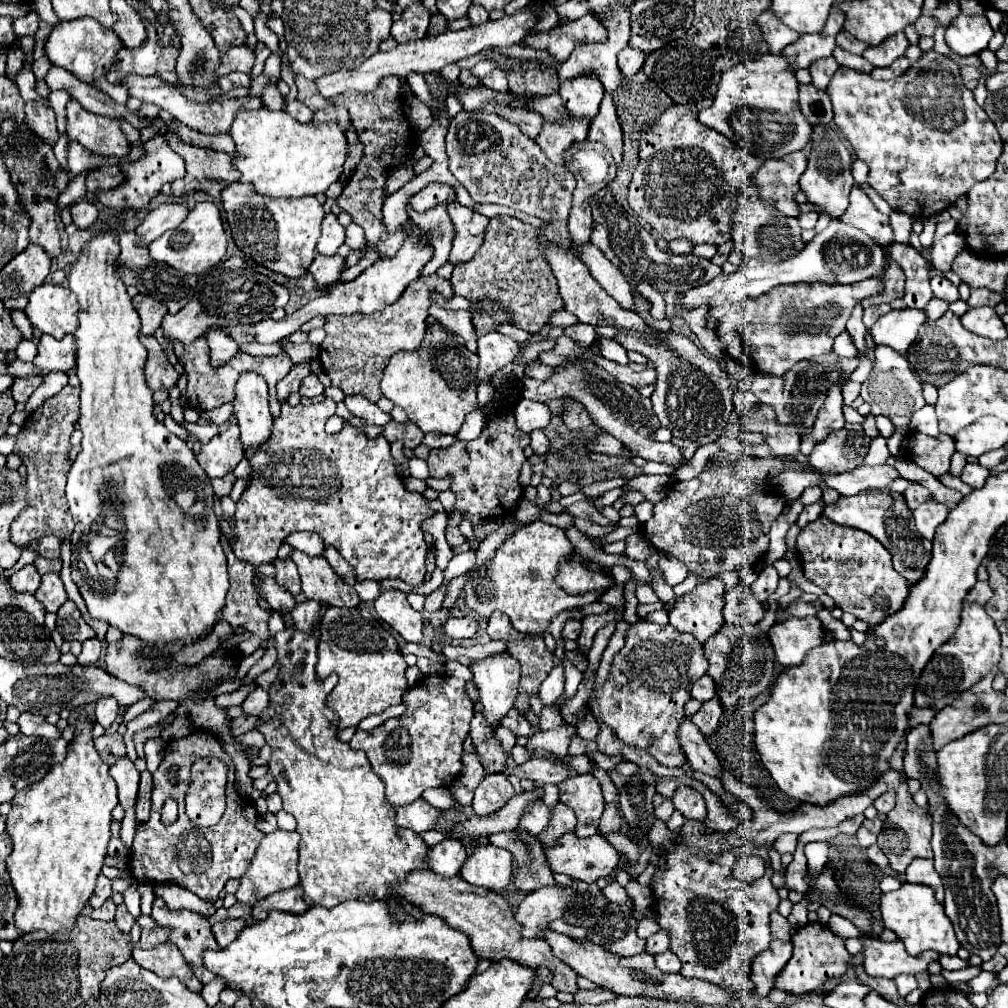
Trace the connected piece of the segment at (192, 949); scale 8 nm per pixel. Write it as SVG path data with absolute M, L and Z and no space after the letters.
M157 896L153 901L151 917L160 927L170 930L168 942L178 946L196 978L204 984L212 982L214 974L210 974L206 966L202 966L202 950L218 950L210 922L190 910L170 911L164 900Z

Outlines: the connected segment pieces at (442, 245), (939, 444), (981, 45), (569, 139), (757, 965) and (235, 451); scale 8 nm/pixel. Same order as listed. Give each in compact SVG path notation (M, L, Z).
M442 202L424 214L416 214L414 210L410 210L410 206L406 206L410 220L430 236L430 244L434 246L434 256L424 266L422 276L434 274L442 264L448 262L448 254L452 248L452 222L446 212L446 206L448 206L448 202Z
M912 432L906 446L906 456L932 474L944 474L950 468L950 458L954 452L954 440L946 434L932 438L920 432Z
M960 14L946 28L946 44L958 56L972 56L986 50L992 36L994 30L984 14L982 16Z
M568 116L563 122L544 122L540 134L534 138L550 158L554 158L554 150L550 146L556 146L556 162L564 162L564 152L570 148L570 144L581 142L587 138L590 128L590 118L576 118Z
M772 940L770 946L752 960L752 980L756 984L754 996L764 998L774 988L774 978L782 972L792 956L790 940Z
M238 424L230 426L226 432L214 436L208 444L200 448L196 454L198 464L210 478L222 478L232 472L238 462L244 458L244 446L240 442Z

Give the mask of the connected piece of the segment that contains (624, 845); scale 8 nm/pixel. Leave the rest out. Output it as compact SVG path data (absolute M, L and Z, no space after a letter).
M614 832L614 834L602 834L620 854L624 854L628 860L630 860L630 866L638 860L638 856L640 856L640 852L638 852L638 848L634 846L634 842L630 842L630 838L626 836L626 834L622 834L622 832Z

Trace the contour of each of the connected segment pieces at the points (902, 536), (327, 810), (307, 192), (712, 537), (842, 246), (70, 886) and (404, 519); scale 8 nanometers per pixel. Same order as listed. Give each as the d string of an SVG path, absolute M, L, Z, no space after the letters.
M868 490L856 496L842 496L836 504L828 504L824 508L824 516L834 520L836 524L850 526L864 530L872 534L884 548L892 554L892 562L896 572L900 572L904 578L908 578L908 584L914 586L914 582L922 580L922 572L926 570L932 554L932 542L922 538L914 526L914 518L910 508L906 506L906 500L902 494L894 494L890 490Z
M290 626L274 636L274 648L278 652L280 672L268 688L270 704L258 716L256 730L264 734L266 744L272 748L272 756L266 766L278 784L282 806L298 822L296 832L302 838L298 846L298 872L300 886L304 888L304 898L310 906L324 908L332 908L344 900L390 900L396 916L400 920L406 920L408 914L396 906L398 898L390 890L398 886L398 882L402 882L410 870L426 868L424 858L430 848L418 834L394 826L396 812L388 804L384 796L384 782L372 772L366 754L352 750L350 744L338 740L338 716L326 706L326 696L336 686L338 676L330 674L326 680L320 680L316 676L318 640L312 634L300 632Z
M268 108L240 110L234 118L228 134L236 142L238 156L236 158L232 156L232 160L234 160L234 166L242 172L240 182L254 184L256 192L268 194L270 198L302 198L302 196L316 196L320 192L326 192L328 186L340 178L344 160L348 156L346 134L336 122L324 122L320 126L314 126L312 122L302 124L302 122L290 118L290 114L286 114L284 110L280 110L280 112L274 112Z
M718 466L704 470L690 482L674 482L668 490L668 496L654 506L654 516L642 524L642 534L652 542L654 548L682 560L690 572L700 578L714 578L724 570L740 570L742 566L756 564L768 550L768 532L770 524L784 510L784 498L770 490L748 488L744 480L738 480L732 474L730 466Z
M840 220L830 222L826 230L816 234L812 242L808 242L800 254L790 256L788 260L782 260L778 264L772 262L758 262L758 260L748 260L742 262L740 270L734 274L720 274L712 282L696 286L682 294L682 306L686 310L696 308L696 306L722 306L730 302L742 302L746 298L756 298L770 288L778 284L794 284L794 282L840 282L840 284L854 284L862 282L866 278L876 278L878 274L884 272L888 264L886 250L878 246L868 234L862 234L862 230L856 230Z
M80 714L74 722L74 738L68 746L66 760L54 766L42 780L26 786L12 798L12 810L8 814L8 832L12 836L14 850L8 858L8 874L16 888L20 906L16 910L16 928L26 934L34 930L60 932L70 930L76 922L76 916L88 904L88 898L94 892L96 876L104 866L106 846L110 840L110 822L112 810L118 804L116 782L108 774L108 764L98 756L92 742L94 722Z
M330 398L320 404L290 406L282 404L282 414L274 418L272 436L266 444L246 450L250 462L248 486L230 516L220 516L220 532L226 536L236 558L250 562L254 568L272 562L284 538L292 532L316 532L326 546L332 546L352 566L356 580L382 580L400 578L410 586L420 586L426 574L426 552L420 522L434 512L428 508L428 500L422 494L408 492L402 478L396 474L390 444L386 438L368 438L362 430L344 424L340 434L326 434L324 424L330 418Z

